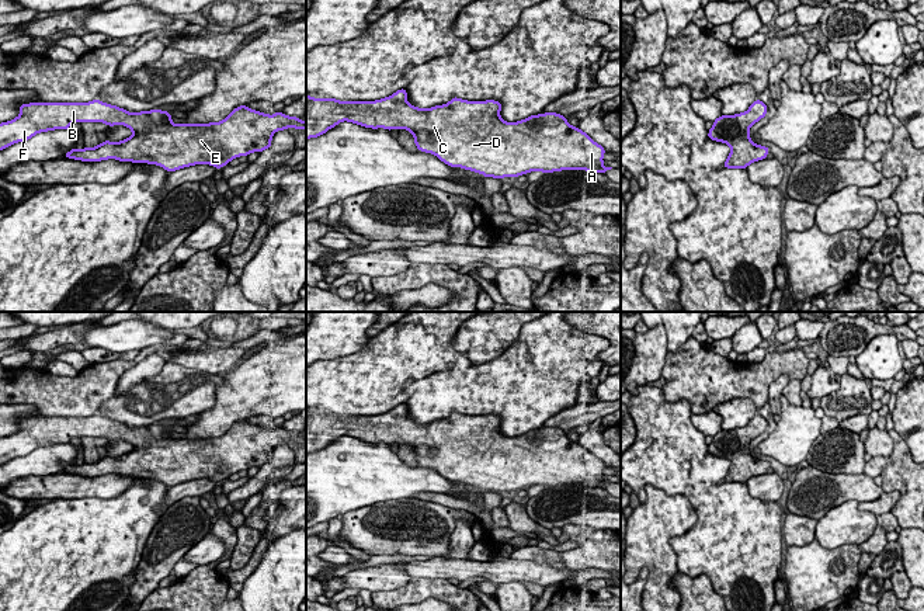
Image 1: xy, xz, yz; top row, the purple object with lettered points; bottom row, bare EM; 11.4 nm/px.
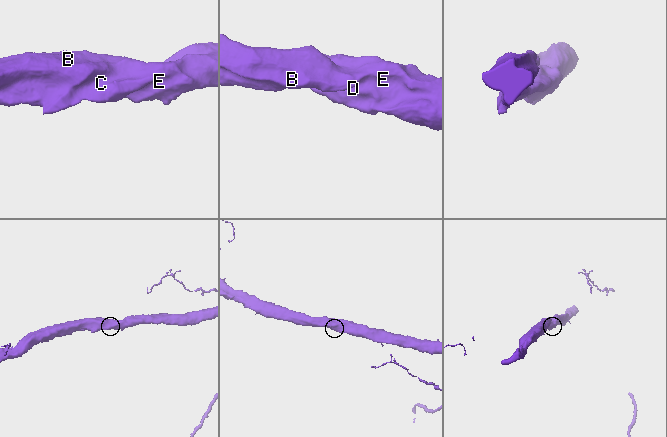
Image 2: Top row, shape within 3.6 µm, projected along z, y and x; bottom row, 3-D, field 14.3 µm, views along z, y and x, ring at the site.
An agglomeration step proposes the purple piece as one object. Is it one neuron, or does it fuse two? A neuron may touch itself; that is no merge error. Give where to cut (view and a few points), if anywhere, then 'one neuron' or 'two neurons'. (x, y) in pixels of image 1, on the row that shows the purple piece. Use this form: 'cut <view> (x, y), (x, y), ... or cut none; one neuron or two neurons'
cut none; one neuron

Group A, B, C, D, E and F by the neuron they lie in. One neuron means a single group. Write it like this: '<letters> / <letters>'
A B C D E F

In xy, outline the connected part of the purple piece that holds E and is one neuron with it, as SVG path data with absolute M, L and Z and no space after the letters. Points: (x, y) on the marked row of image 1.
M93 100L90 103L29 103L20 105L20 115L11 121L0 124L0 150L17 143L29 140L39 132L48 132L55 129L69 129L73 122L103 122L108 126L125 125L133 135L119 140L104 140L91 149L83 147L77 150L73 147L63 157L81 160L81 162L101 162L115 159L119 162L147 163L156 164L167 170L169 173L178 169L211 164L216 169L222 169L229 164L230 160L249 156L253 152L261 153L271 147L272 135L277 131L288 129L306 129L306 122L288 117L279 111L274 115L268 115L247 105L236 107L223 121L209 124L173 124L169 111L150 110L140 112L128 112L124 108Z

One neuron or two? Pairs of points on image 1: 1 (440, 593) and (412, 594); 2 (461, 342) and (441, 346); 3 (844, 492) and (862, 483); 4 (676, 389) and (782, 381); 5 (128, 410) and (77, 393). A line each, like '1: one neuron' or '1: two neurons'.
1: one neuron
2: two neurons
3: one neuron
4: two neurons
5: two neurons

